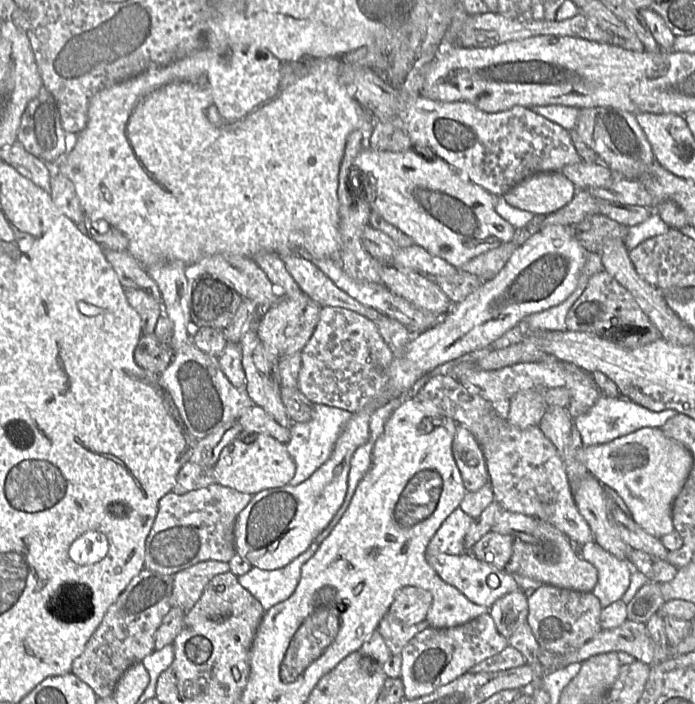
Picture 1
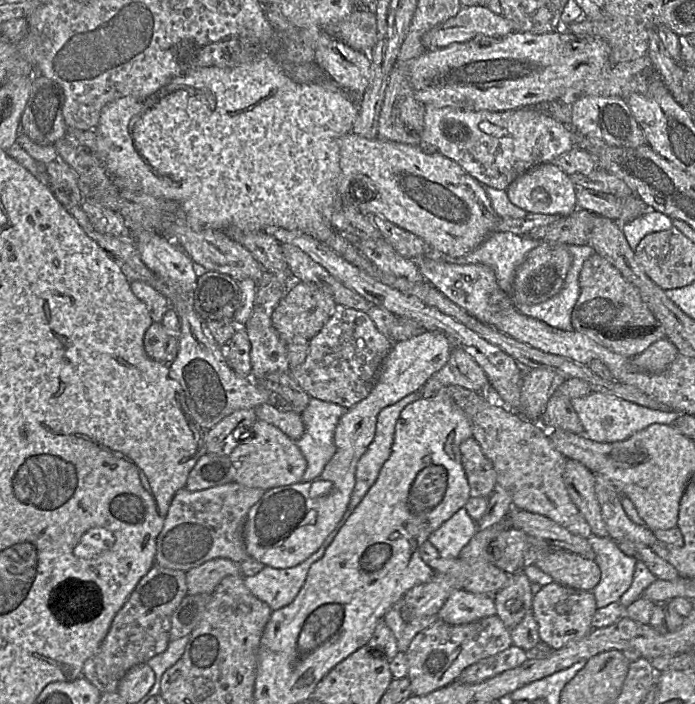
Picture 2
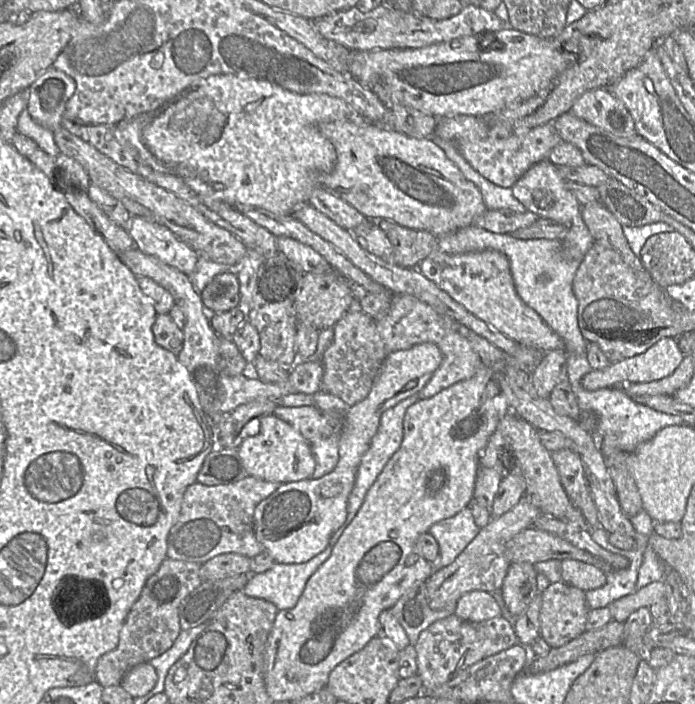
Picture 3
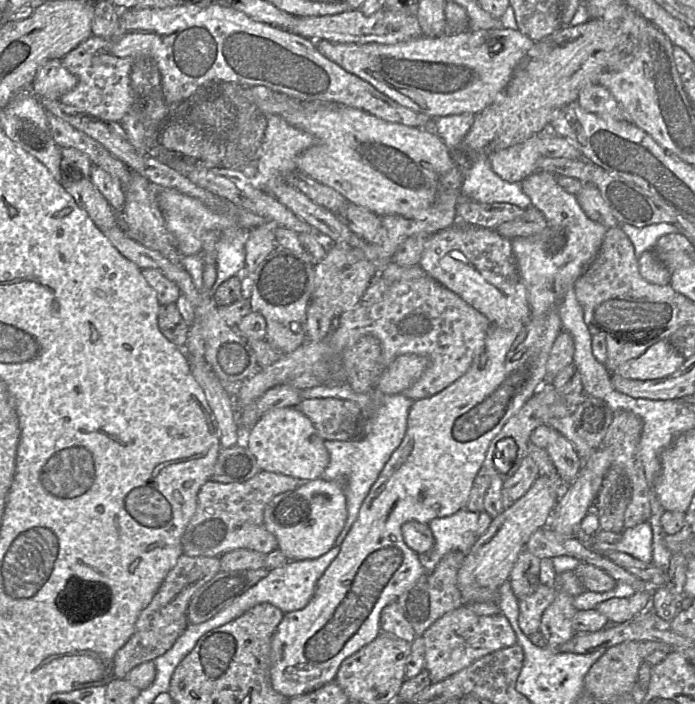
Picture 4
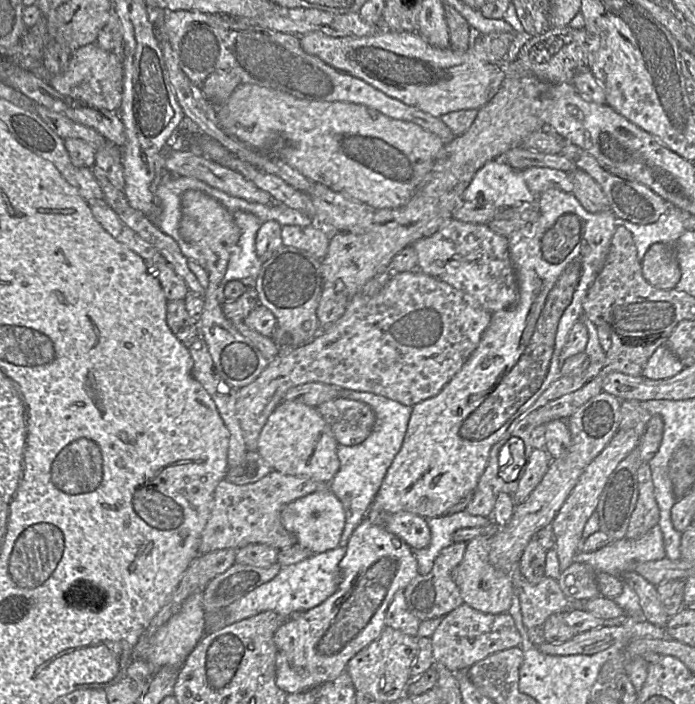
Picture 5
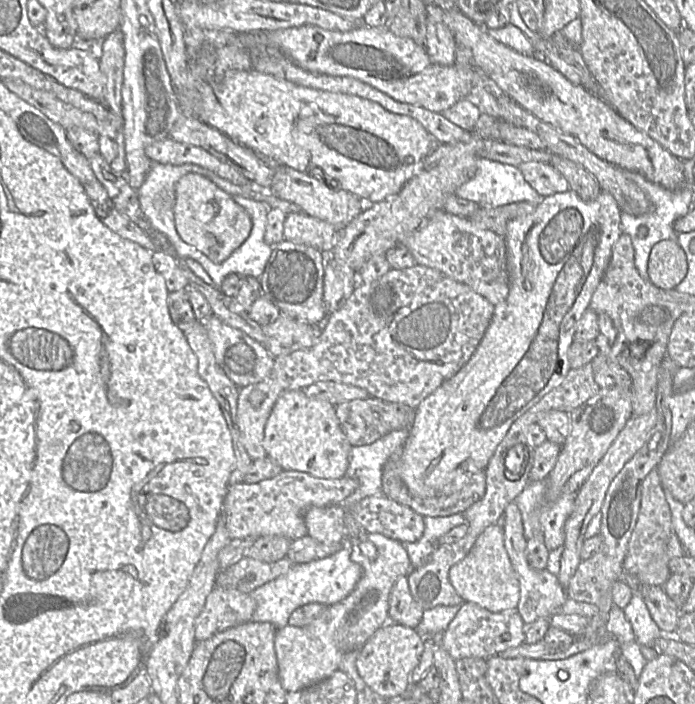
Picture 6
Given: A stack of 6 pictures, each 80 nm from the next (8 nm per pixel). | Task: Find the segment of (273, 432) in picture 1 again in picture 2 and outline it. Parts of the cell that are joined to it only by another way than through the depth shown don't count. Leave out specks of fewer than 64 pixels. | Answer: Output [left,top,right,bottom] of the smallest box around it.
[254,404,305,441]

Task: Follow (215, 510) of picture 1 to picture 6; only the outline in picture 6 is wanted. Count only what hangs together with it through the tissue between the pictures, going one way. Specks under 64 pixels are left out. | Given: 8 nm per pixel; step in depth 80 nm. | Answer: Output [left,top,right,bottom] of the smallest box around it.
[221,470,358,541]

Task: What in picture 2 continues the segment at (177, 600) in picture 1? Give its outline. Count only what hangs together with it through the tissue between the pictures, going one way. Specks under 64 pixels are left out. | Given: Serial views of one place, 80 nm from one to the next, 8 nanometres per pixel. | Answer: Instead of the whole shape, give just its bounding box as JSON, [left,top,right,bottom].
[185,558,240,595]

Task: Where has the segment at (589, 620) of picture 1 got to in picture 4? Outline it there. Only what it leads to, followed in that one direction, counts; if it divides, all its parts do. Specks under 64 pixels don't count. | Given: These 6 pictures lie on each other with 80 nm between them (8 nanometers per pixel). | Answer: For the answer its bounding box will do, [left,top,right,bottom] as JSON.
[540,591,578,647]

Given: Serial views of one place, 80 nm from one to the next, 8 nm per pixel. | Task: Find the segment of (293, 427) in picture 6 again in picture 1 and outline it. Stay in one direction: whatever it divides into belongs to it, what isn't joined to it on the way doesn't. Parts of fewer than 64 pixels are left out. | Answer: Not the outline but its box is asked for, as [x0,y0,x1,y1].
[213,433,296,495]

